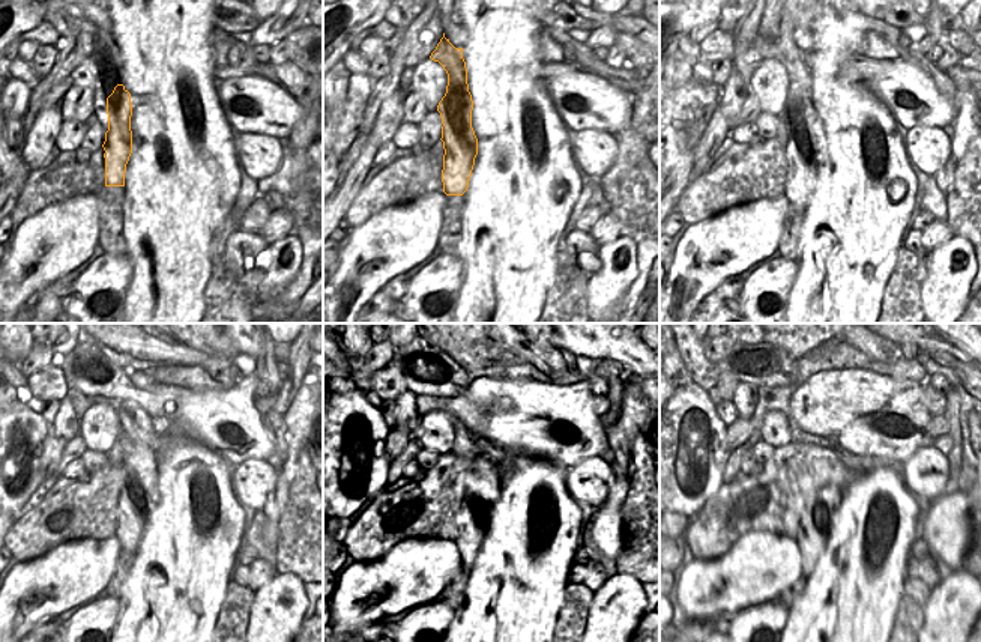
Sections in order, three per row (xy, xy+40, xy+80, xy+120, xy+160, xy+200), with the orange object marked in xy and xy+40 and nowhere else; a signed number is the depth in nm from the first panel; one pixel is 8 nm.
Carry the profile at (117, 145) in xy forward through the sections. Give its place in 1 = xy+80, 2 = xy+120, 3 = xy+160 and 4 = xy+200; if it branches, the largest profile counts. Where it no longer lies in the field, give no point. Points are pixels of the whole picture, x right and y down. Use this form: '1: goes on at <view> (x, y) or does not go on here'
1: goes on at xy+80 (805, 148)
2: goes on at xy+120 (132, 450)
3: goes on at xy+160 (479, 493)
4: goes on at xy+200 (810, 551)

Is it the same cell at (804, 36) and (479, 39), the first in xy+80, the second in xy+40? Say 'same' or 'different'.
different

